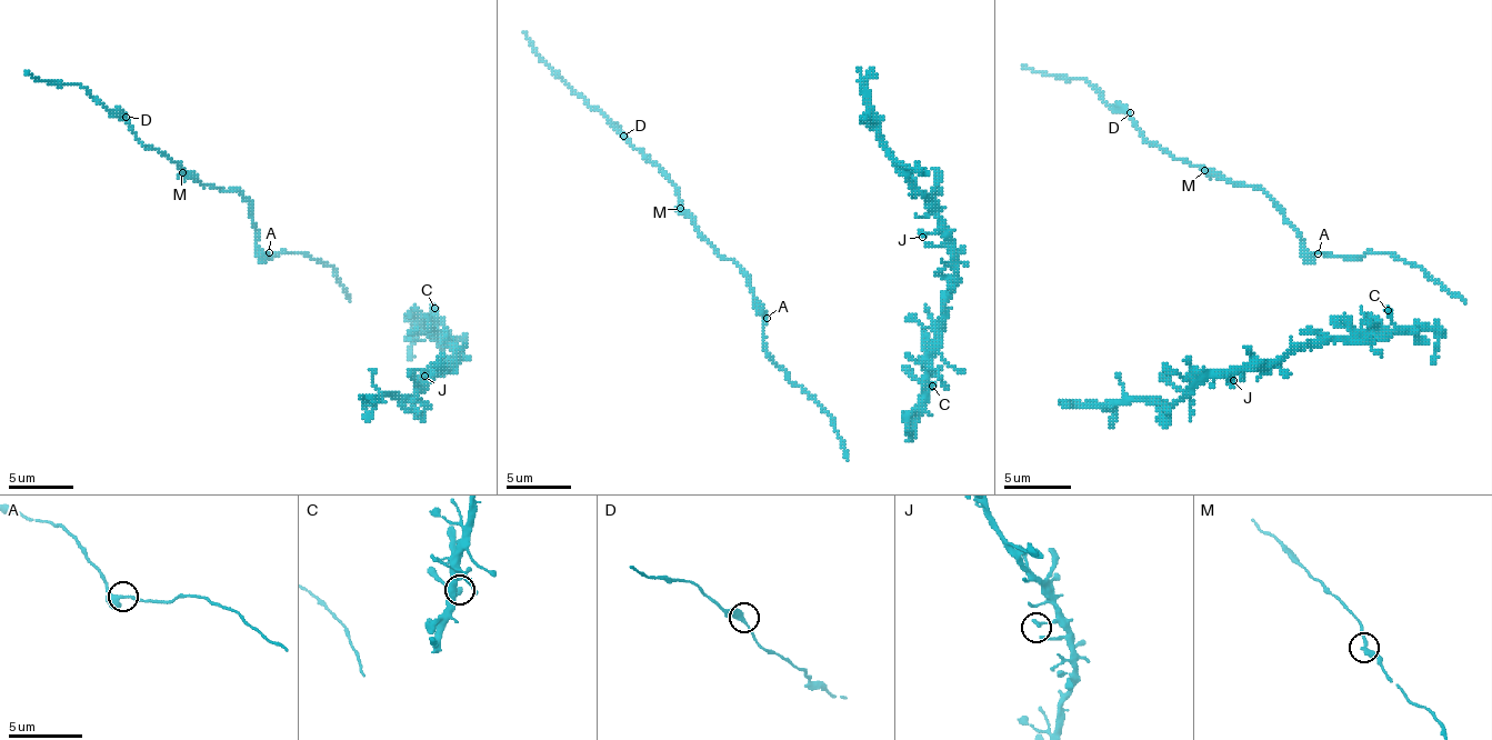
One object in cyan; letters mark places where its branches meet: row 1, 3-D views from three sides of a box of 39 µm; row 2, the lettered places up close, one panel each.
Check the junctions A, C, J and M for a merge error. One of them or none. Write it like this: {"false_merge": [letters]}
{"false_merge": []}

